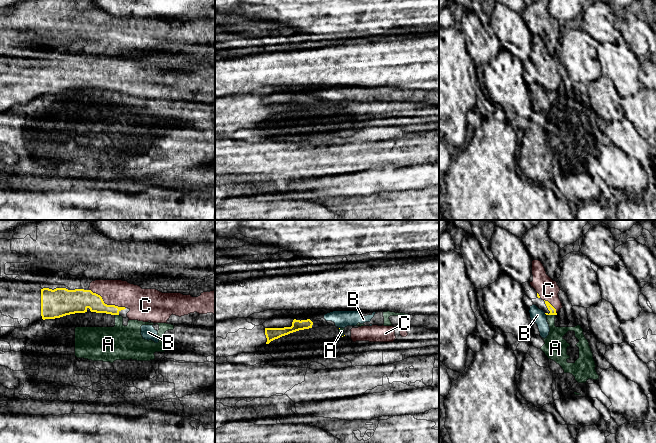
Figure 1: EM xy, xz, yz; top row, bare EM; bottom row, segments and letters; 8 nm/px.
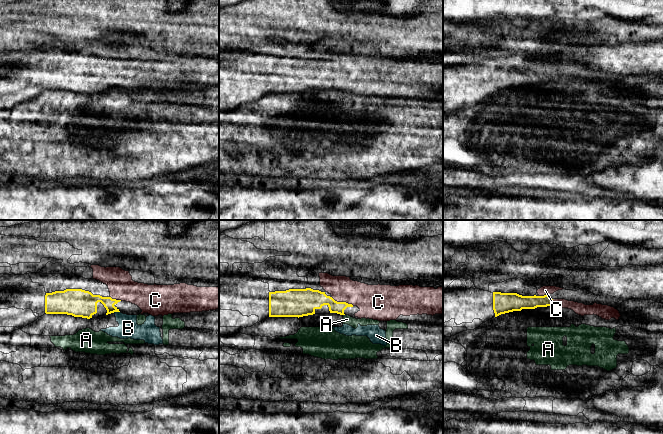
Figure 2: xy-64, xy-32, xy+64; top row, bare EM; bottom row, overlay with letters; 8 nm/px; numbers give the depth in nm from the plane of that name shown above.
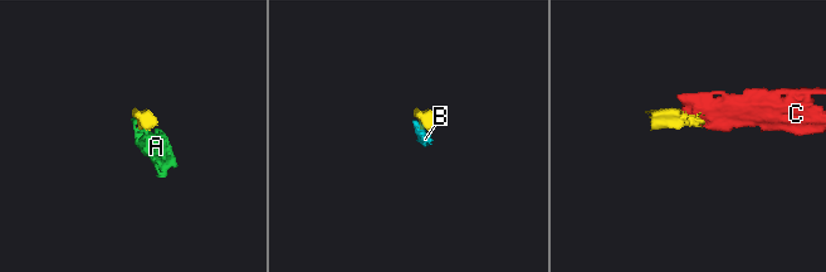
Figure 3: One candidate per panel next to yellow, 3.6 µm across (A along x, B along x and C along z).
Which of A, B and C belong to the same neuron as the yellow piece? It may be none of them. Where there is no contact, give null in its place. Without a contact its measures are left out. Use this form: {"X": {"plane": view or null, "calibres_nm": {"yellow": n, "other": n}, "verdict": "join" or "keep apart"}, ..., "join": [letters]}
{"A": {"plane": "yz", "calibres_nm": {"yellow": 50, "other": 160}, "verdict": "keep apart"}, "B": {"plane": null, "verdict": "keep apart"}, "C": {"plane": "xy", "calibres_nm": {"yellow": 190, "other": 220}, "verdict": "join"}, "join": ["C"]}

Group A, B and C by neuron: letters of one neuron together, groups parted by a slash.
A B / C

